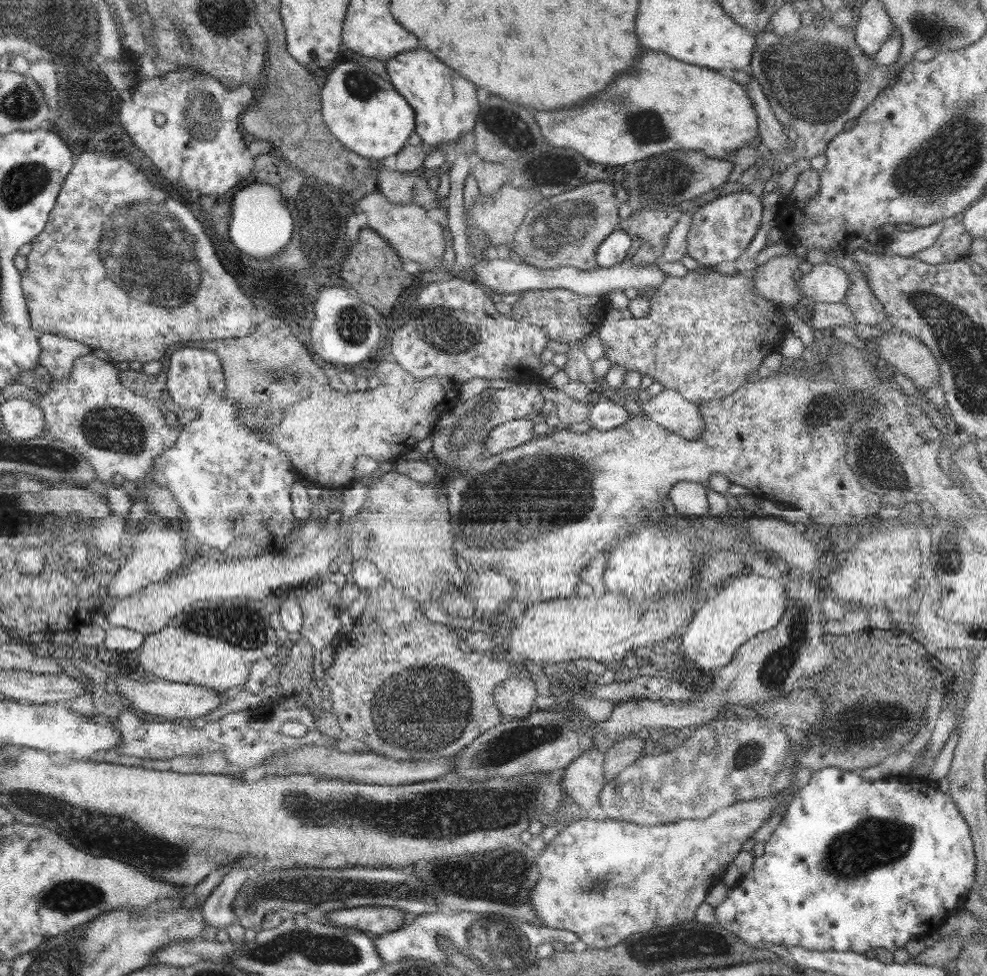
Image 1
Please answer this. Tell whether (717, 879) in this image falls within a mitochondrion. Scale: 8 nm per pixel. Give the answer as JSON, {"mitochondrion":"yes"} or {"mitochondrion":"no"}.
{"mitochondrion":"no"}

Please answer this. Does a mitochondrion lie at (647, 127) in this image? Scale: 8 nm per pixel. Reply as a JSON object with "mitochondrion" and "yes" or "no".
{"mitochondrion":"yes"}

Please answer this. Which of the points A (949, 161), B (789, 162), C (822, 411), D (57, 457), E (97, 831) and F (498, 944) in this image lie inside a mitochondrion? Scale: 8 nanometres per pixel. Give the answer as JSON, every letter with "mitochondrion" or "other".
{"A":"mitochondrion","B":"other","C":"mitochondrion","D":"mitochondrion","E":"mitochondrion","F":"mitochondrion"}

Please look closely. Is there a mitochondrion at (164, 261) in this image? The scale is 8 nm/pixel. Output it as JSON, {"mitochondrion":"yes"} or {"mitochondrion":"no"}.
{"mitochondrion":"yes"}

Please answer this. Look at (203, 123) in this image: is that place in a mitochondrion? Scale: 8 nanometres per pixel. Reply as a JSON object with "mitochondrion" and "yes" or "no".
{"mitochondrion":"yes"}

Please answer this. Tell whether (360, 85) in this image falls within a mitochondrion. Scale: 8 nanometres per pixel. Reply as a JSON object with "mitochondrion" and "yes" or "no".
{"mitochondrion":"yes"}

